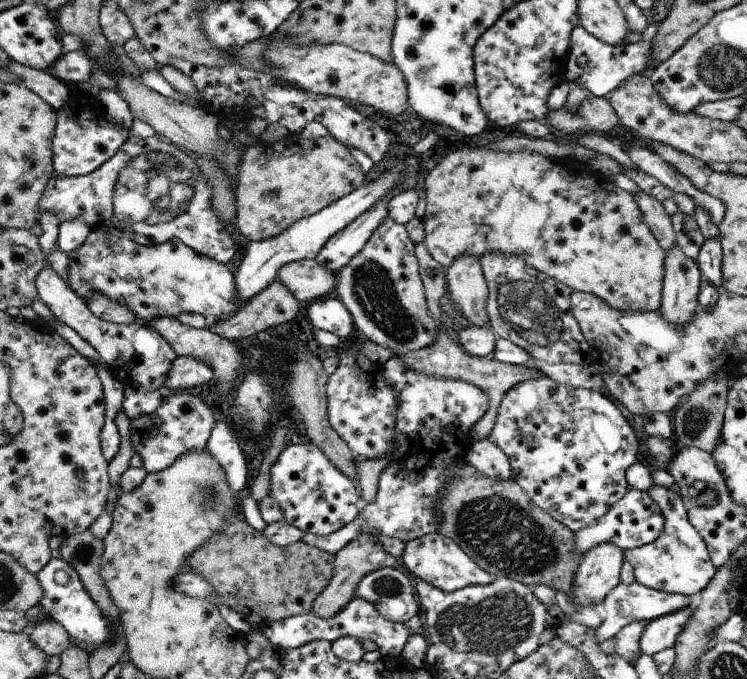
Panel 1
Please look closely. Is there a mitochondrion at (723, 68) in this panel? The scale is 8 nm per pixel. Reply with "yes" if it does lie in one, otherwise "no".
yes

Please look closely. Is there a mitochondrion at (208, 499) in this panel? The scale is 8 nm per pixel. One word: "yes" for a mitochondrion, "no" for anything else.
yes

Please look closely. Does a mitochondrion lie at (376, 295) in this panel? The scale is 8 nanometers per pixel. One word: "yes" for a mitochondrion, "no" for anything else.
yes

